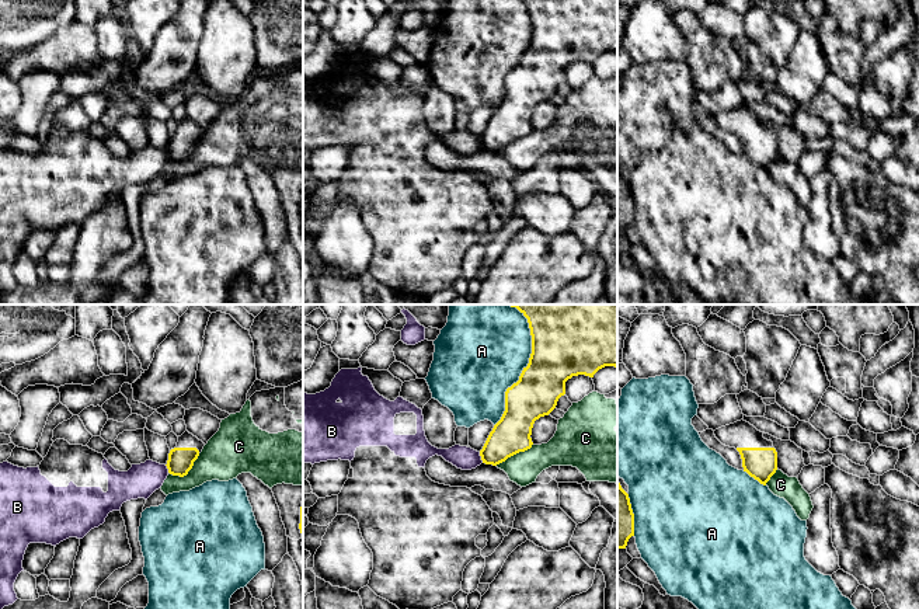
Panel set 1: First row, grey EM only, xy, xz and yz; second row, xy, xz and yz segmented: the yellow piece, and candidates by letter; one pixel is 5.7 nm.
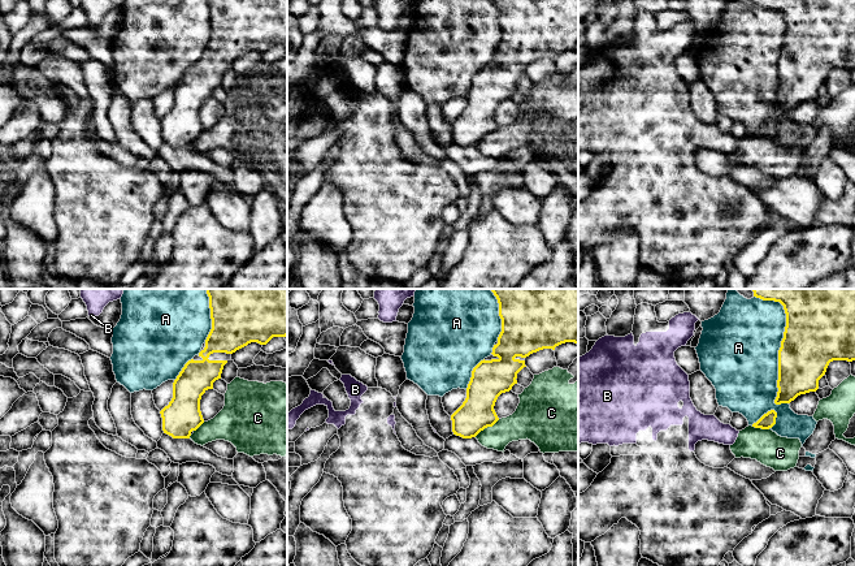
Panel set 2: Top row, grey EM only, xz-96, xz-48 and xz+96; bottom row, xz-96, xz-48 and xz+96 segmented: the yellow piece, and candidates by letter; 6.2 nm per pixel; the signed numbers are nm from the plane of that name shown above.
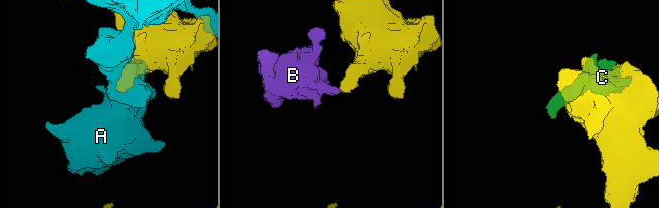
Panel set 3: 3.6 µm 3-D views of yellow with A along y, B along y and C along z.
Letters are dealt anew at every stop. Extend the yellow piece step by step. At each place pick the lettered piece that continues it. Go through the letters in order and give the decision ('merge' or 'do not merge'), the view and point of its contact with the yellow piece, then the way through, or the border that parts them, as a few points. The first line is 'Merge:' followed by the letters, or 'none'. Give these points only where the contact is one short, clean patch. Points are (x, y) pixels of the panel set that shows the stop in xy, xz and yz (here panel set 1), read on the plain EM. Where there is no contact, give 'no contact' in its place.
Merge: none
A: do not merge; contact xz (522, 56)
B: do not merge; contact xz (481, 143); border xz (479, 138), (483, 148)
C: do not merge; contact xy (187, 159)

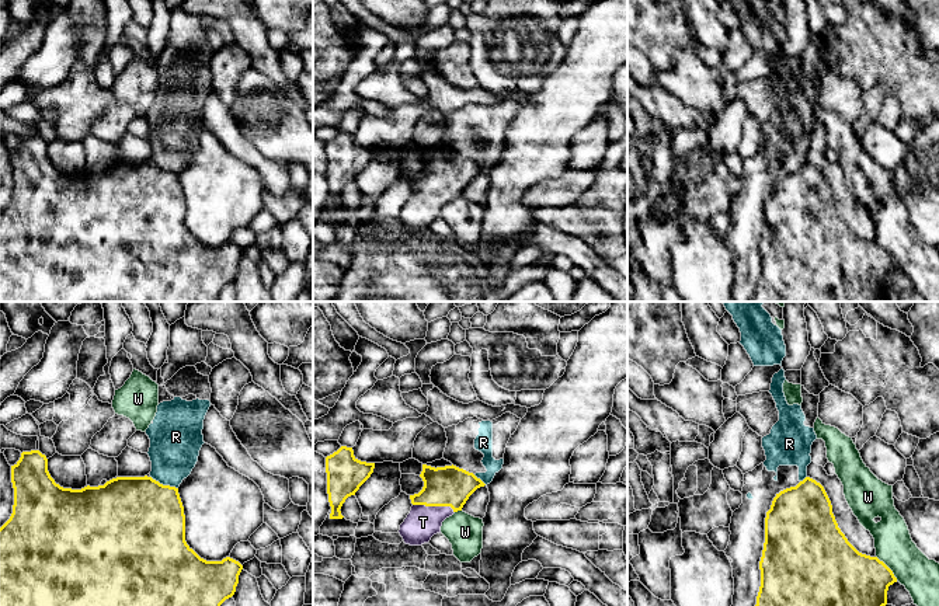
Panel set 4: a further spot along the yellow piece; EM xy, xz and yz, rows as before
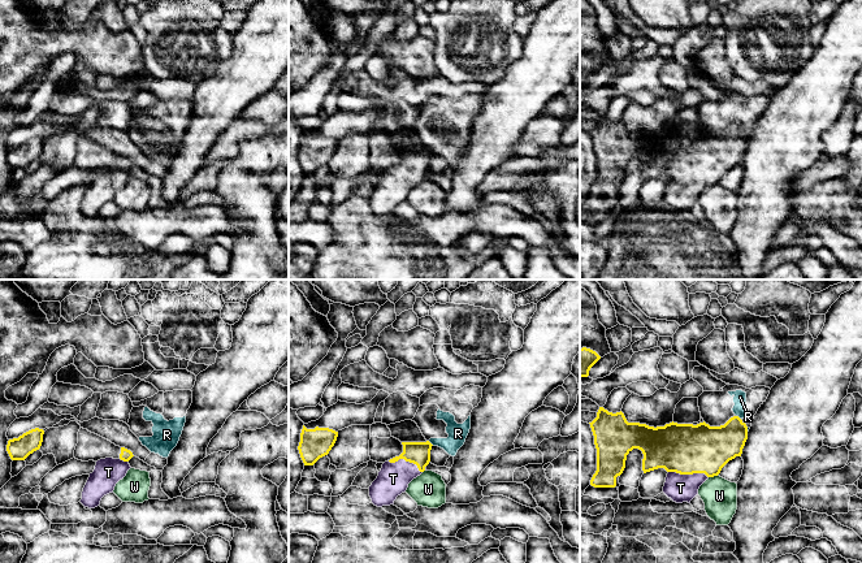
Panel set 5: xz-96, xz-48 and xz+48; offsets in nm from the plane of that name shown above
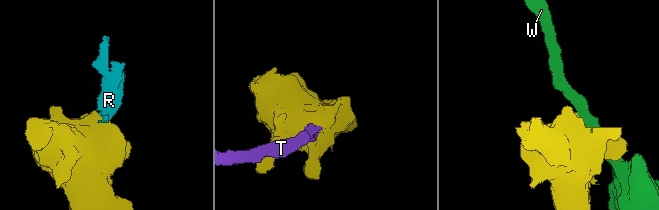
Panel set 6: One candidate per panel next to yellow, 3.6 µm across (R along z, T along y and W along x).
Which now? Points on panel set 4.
Merge: T
R: do not merge; contact xy (164, 171); border xy (150, 162), (163, 170), (177, 174)
T: merge; contact xz (434, 191); way xz (449, 171), (434, 191), (423, 208)
W: do not merge; contact yz (889, 254)

